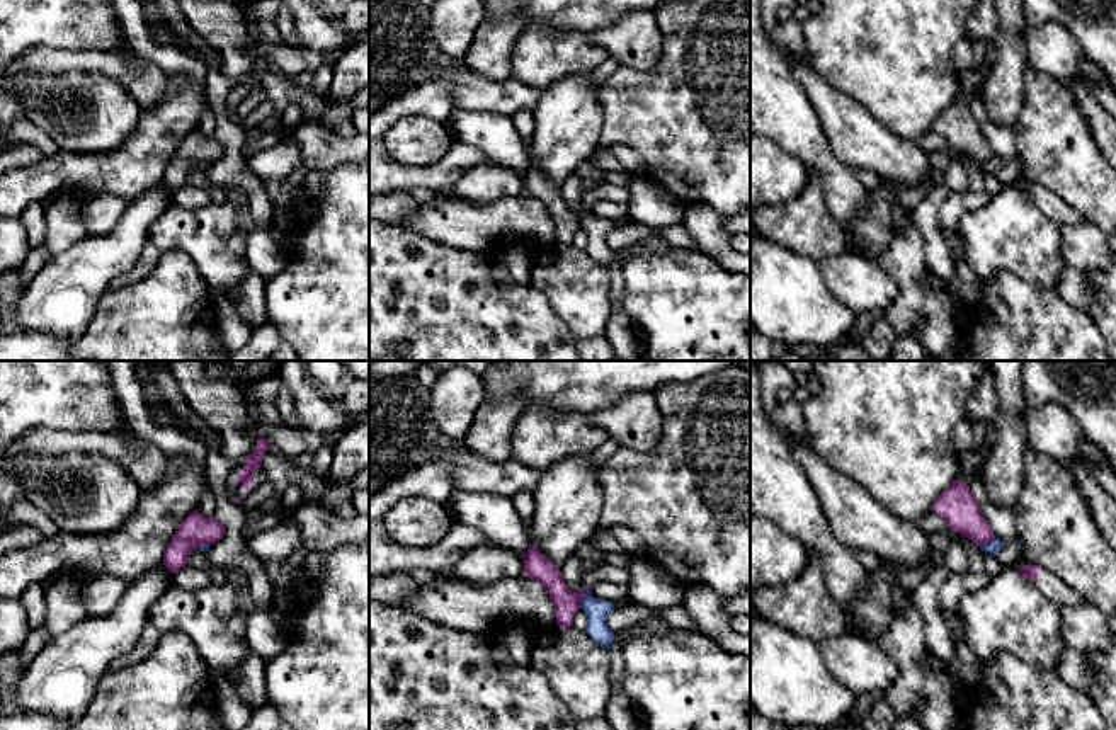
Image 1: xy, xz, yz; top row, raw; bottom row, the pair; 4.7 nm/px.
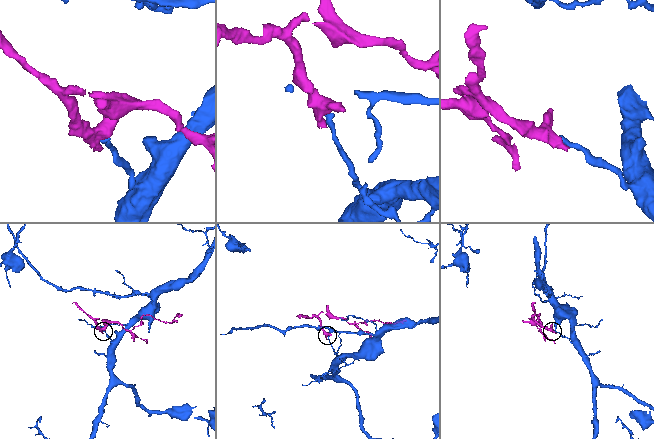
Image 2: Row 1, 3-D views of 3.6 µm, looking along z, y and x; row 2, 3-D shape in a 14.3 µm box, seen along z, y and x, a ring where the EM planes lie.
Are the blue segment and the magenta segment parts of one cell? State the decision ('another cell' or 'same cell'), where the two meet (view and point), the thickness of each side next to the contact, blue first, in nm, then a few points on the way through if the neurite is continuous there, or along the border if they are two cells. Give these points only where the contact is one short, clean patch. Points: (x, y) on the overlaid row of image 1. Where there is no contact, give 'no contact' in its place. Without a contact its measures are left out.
another cell; contact xz (582, 599); calibres 110 and 120 nm; border xz (589, 591), (584, 594), (579, 608)

